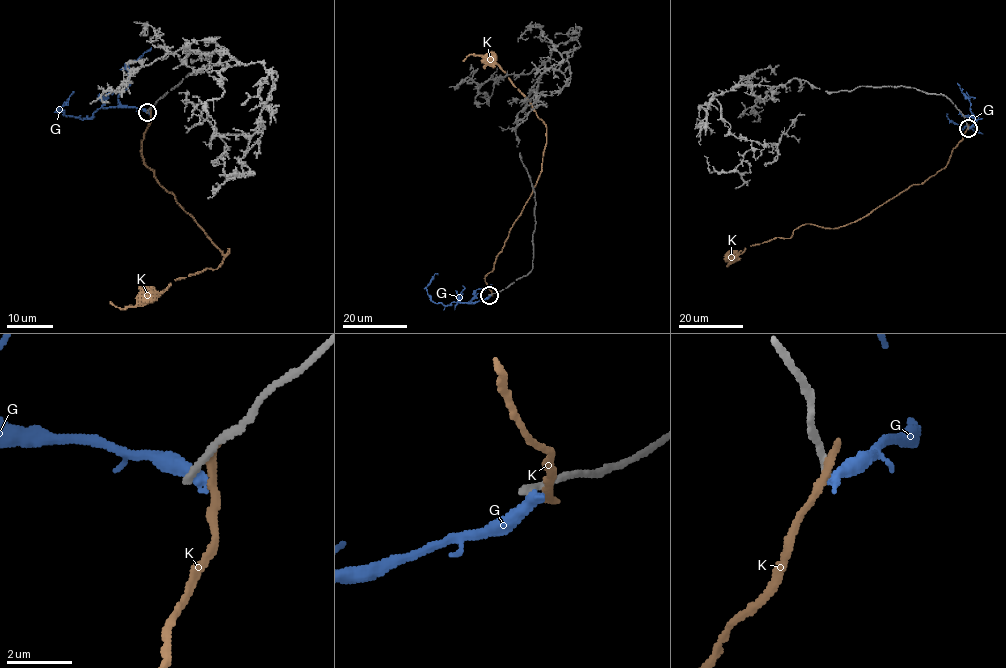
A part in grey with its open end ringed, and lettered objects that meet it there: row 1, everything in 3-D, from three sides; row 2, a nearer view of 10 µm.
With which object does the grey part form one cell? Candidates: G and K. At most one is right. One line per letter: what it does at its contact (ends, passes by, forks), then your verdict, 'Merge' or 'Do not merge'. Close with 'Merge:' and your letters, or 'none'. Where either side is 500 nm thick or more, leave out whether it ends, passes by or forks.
G: It ends there. Do not merge
K: It ends there. Do not merge
Merge: none

